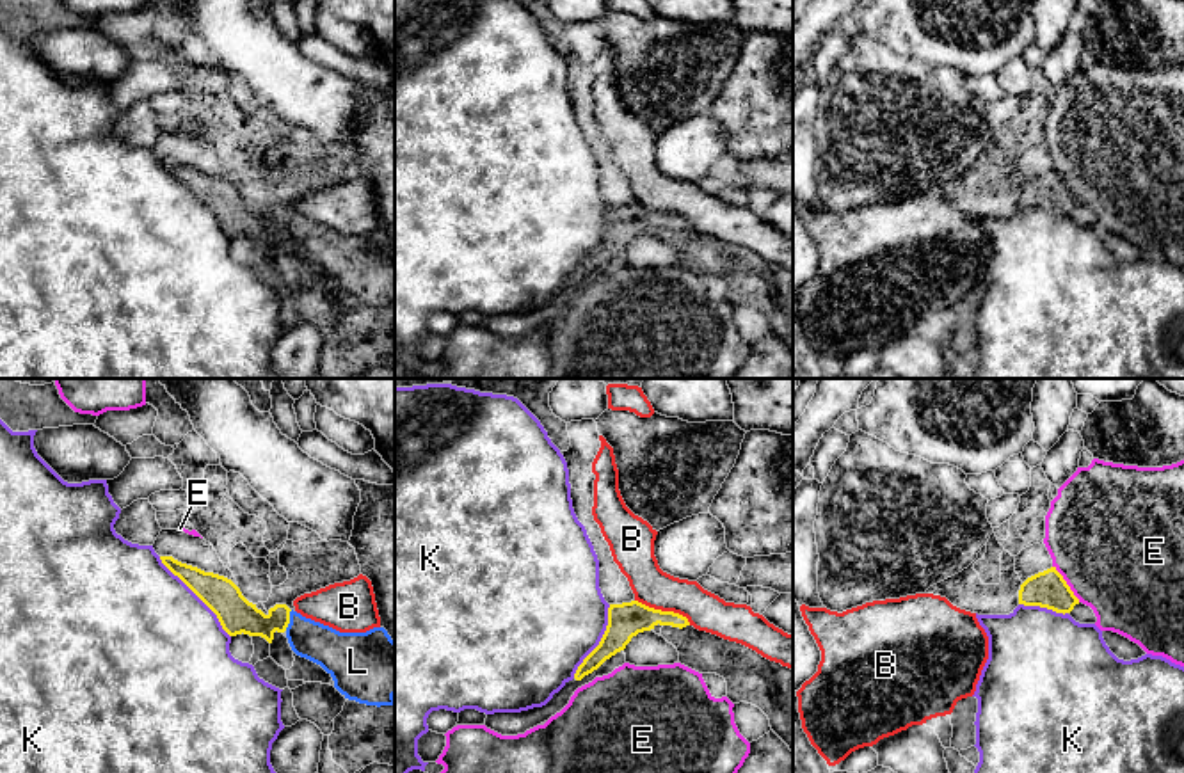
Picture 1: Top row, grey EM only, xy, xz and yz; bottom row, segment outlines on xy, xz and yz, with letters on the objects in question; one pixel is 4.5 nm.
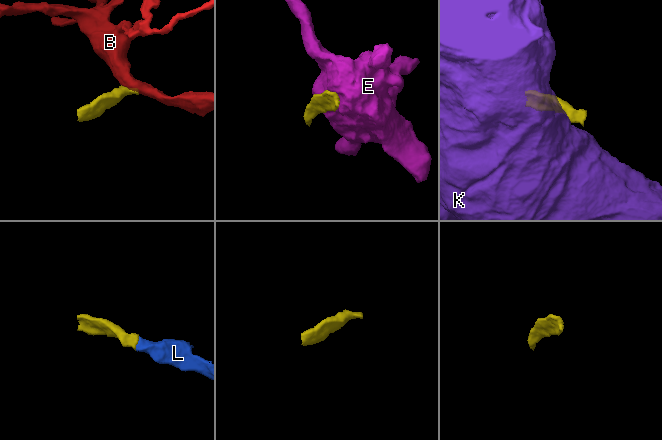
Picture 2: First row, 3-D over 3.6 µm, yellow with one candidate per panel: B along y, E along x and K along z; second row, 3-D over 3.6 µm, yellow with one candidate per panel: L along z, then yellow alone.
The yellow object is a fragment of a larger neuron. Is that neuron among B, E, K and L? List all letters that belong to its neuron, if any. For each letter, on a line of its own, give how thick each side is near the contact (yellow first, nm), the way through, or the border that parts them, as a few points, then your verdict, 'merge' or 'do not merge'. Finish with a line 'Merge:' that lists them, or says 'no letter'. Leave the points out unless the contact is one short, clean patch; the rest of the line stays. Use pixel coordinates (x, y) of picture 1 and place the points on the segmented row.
B: 160/180 nm | along xz (635, 599), (655, 608), (678, 612), (690, 624) | do not merge
E: 170/480 nm | do not merge
K: 170/500 nm | do not merge
L: 170/180 nm | across xy (237, 615), (249, 621), (288, 621), (308, 638), (335, 651) | merge
Merge: L

